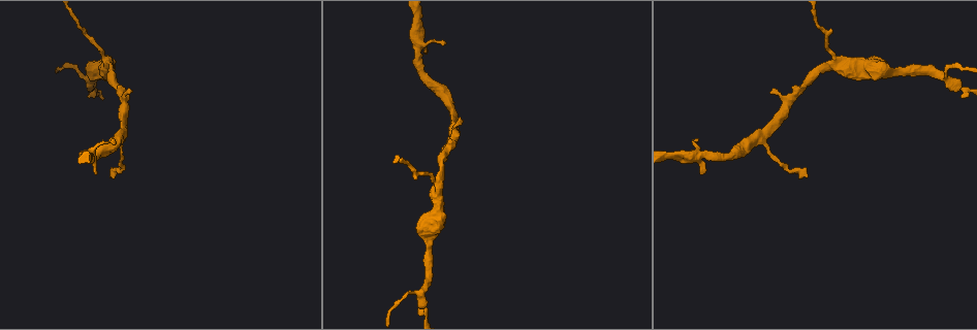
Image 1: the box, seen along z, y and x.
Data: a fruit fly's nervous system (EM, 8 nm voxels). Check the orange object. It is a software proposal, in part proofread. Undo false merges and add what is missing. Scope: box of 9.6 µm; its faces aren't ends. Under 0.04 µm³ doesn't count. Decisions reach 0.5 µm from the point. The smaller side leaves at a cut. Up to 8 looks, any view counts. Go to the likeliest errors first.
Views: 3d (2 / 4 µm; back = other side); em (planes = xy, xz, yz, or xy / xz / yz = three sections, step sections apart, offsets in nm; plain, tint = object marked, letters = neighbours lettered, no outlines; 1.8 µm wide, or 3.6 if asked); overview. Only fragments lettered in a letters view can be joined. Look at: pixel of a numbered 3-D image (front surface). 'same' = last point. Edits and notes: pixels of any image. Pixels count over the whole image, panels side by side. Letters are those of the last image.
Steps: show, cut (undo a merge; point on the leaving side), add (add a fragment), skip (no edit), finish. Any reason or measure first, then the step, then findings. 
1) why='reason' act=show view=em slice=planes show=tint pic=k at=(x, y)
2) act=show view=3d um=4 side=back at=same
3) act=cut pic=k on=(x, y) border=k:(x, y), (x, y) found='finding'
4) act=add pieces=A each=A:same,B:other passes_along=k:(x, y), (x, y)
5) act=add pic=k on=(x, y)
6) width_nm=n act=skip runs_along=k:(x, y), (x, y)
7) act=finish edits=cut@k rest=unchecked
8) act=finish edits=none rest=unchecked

why='sudden change in width' act=show view=em slice=planes show=tint pic=1 at=(107, 66)

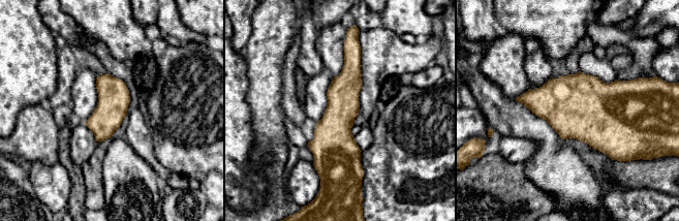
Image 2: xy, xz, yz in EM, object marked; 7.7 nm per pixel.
why='what lies round it' act=show view=em slice=planes show=letters at=same

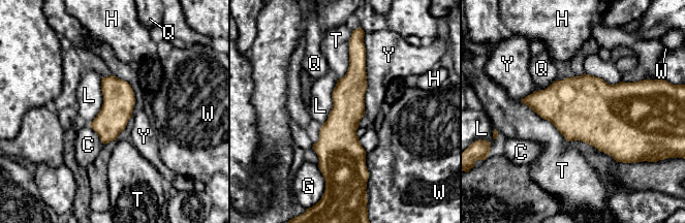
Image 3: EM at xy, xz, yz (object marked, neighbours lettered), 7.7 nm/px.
act=skip each=C:other,G:other,H:other,L:other,Q:other,T:other,W:other,Y:other runs_along=3:(356, 53), (340, 176) found='all the same cell'

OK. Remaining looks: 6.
why='branch stops here' act=show view=em slice=yz step=4 show=letters pic=1 at=(427, 50)

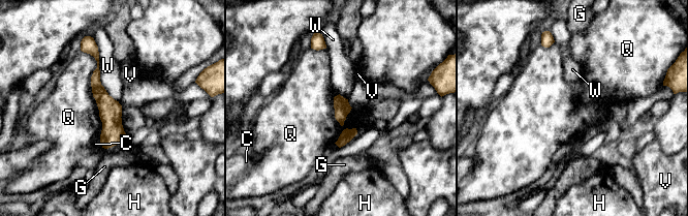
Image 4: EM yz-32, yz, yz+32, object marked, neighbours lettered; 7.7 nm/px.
act=show view=em slice=planes show=letters at=same

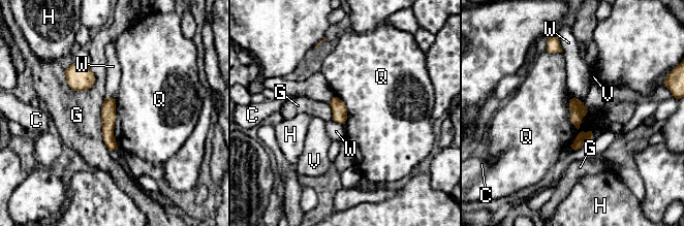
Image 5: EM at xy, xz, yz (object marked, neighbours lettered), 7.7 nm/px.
act=skip each=C:other,G:other,H:other,Q:other,V:other,W:other border=5:(572, 97), (569, 120), (578, 129) found='none of them fits'

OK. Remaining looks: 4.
act=show view=em slice=planes show=letters pic=1 at=(129, 91)

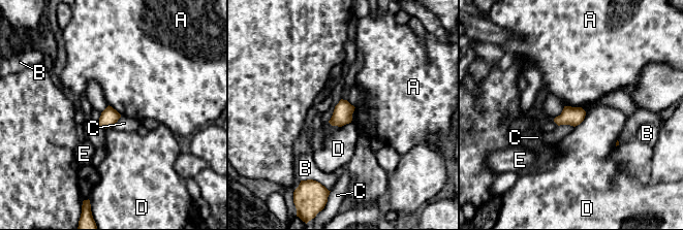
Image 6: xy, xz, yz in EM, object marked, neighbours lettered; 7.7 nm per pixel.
act=skip each=A:other,B:other,C:other,D:other,E:other border=6:(565, 105), (582, 108) found='none of them fits'

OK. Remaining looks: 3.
why='tapers out' act=show view=em slice=planes show=letters pic=1 at=(109, 177)

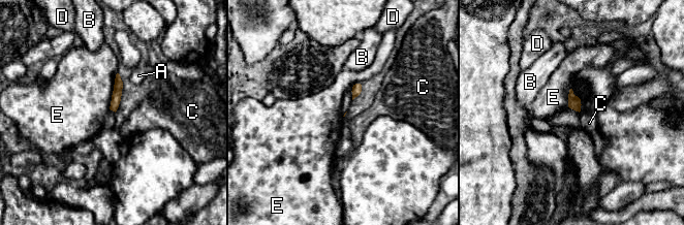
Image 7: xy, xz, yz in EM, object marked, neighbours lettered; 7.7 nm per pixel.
longest_contact=E:200nm act=skip each=A:other,B:other,C:other,D:other,E:other found='no lettered fragment goes on from it'

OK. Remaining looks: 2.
act=finish edits=none rest=unchecked

